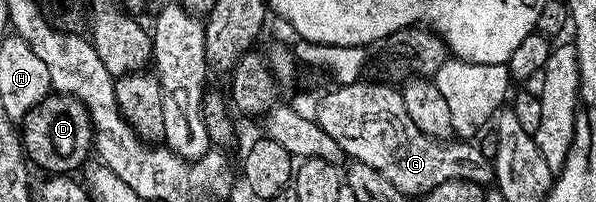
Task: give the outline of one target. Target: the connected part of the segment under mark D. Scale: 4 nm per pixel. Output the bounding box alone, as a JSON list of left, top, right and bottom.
[21,93,94,175]

